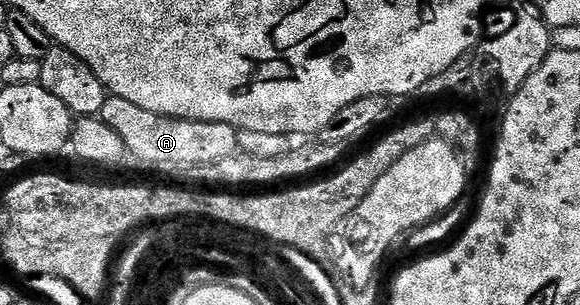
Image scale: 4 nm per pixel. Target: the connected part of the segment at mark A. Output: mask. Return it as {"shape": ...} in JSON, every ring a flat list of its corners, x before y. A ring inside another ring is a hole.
{"shape":[[106,95,99,118,107,126,111,126,111,130,115,130,115,134,119,134,119,138,123,138,125,151,130,157,134,156,135,159,142,160,143,163,150,164,153,168,201,168,201,170,205,170,211,164,230,160,239,152,237,147,238,129,233,128,230,124,180,120,170,116,151,114,151,110,142,110,140,106,135,106,135,102,127,102,127,98]]}

